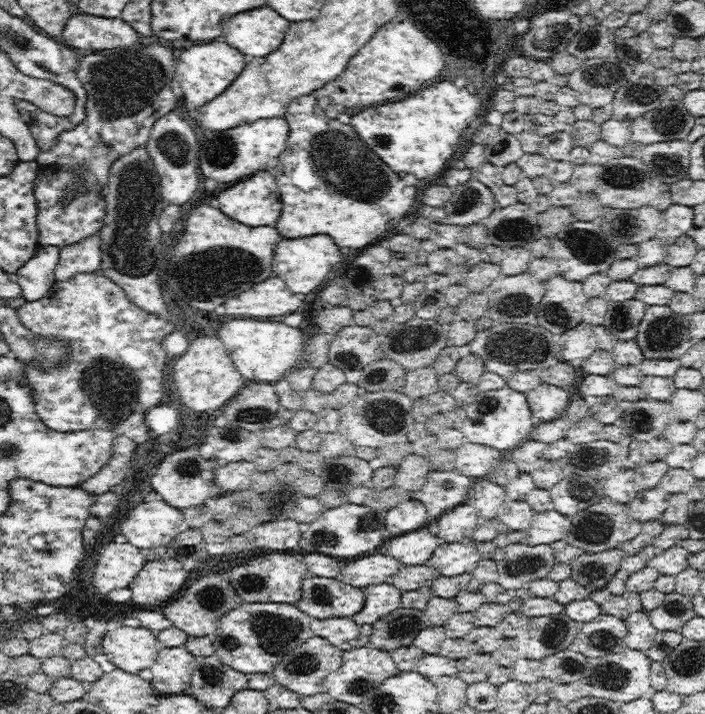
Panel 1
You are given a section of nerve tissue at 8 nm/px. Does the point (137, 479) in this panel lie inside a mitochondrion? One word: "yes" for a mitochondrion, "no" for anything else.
no

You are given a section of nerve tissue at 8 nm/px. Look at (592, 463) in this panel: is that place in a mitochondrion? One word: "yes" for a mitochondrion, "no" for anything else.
yes

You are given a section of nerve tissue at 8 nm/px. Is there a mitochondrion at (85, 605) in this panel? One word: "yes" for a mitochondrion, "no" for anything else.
no

